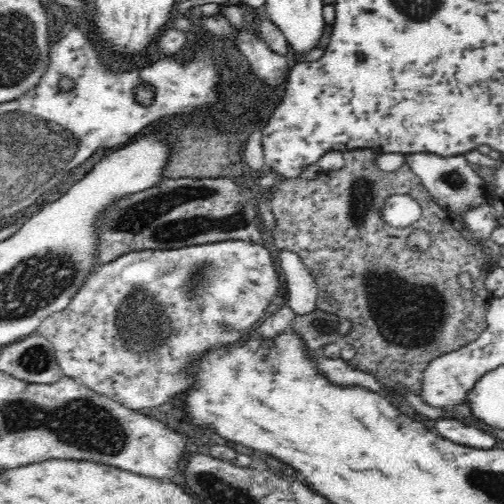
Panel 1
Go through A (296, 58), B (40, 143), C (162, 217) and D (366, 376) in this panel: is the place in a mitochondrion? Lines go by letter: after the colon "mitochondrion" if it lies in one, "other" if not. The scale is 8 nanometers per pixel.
A: other
B: mitochondrion
C: mitochondrion
D: other

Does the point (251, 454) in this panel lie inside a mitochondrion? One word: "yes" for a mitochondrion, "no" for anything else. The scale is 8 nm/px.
no

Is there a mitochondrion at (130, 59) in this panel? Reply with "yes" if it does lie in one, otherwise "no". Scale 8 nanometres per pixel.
no

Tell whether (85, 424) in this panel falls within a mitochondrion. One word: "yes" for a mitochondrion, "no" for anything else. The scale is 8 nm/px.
yes

